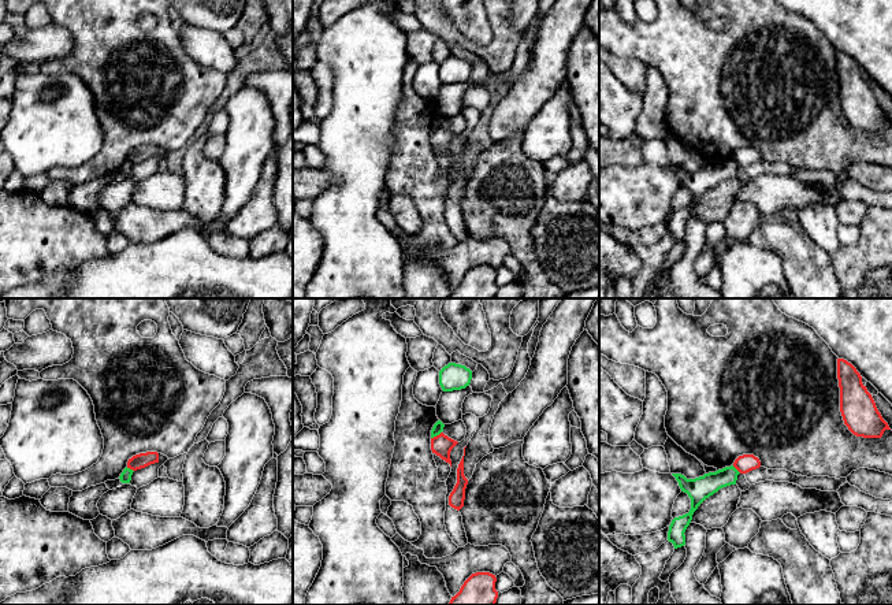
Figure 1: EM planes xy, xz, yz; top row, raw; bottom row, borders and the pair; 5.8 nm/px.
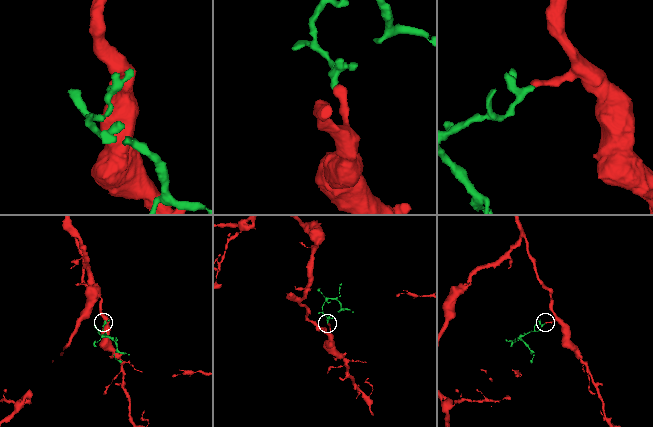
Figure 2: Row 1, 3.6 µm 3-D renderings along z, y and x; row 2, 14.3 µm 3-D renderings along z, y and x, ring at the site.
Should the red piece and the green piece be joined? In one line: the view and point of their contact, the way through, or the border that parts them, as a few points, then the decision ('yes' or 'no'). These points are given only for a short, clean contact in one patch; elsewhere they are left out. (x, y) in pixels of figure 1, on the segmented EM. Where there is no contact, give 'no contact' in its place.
contact xz (437, 435); border xz (441, 431), (431, 438); no

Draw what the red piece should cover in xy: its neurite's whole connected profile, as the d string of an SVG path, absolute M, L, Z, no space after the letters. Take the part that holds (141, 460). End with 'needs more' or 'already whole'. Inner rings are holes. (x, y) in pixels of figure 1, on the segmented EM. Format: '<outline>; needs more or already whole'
M146 452L146 453L135 454L131 459L129 459L127 468L137 471L155 463L159 463L159 453Z; already whole

